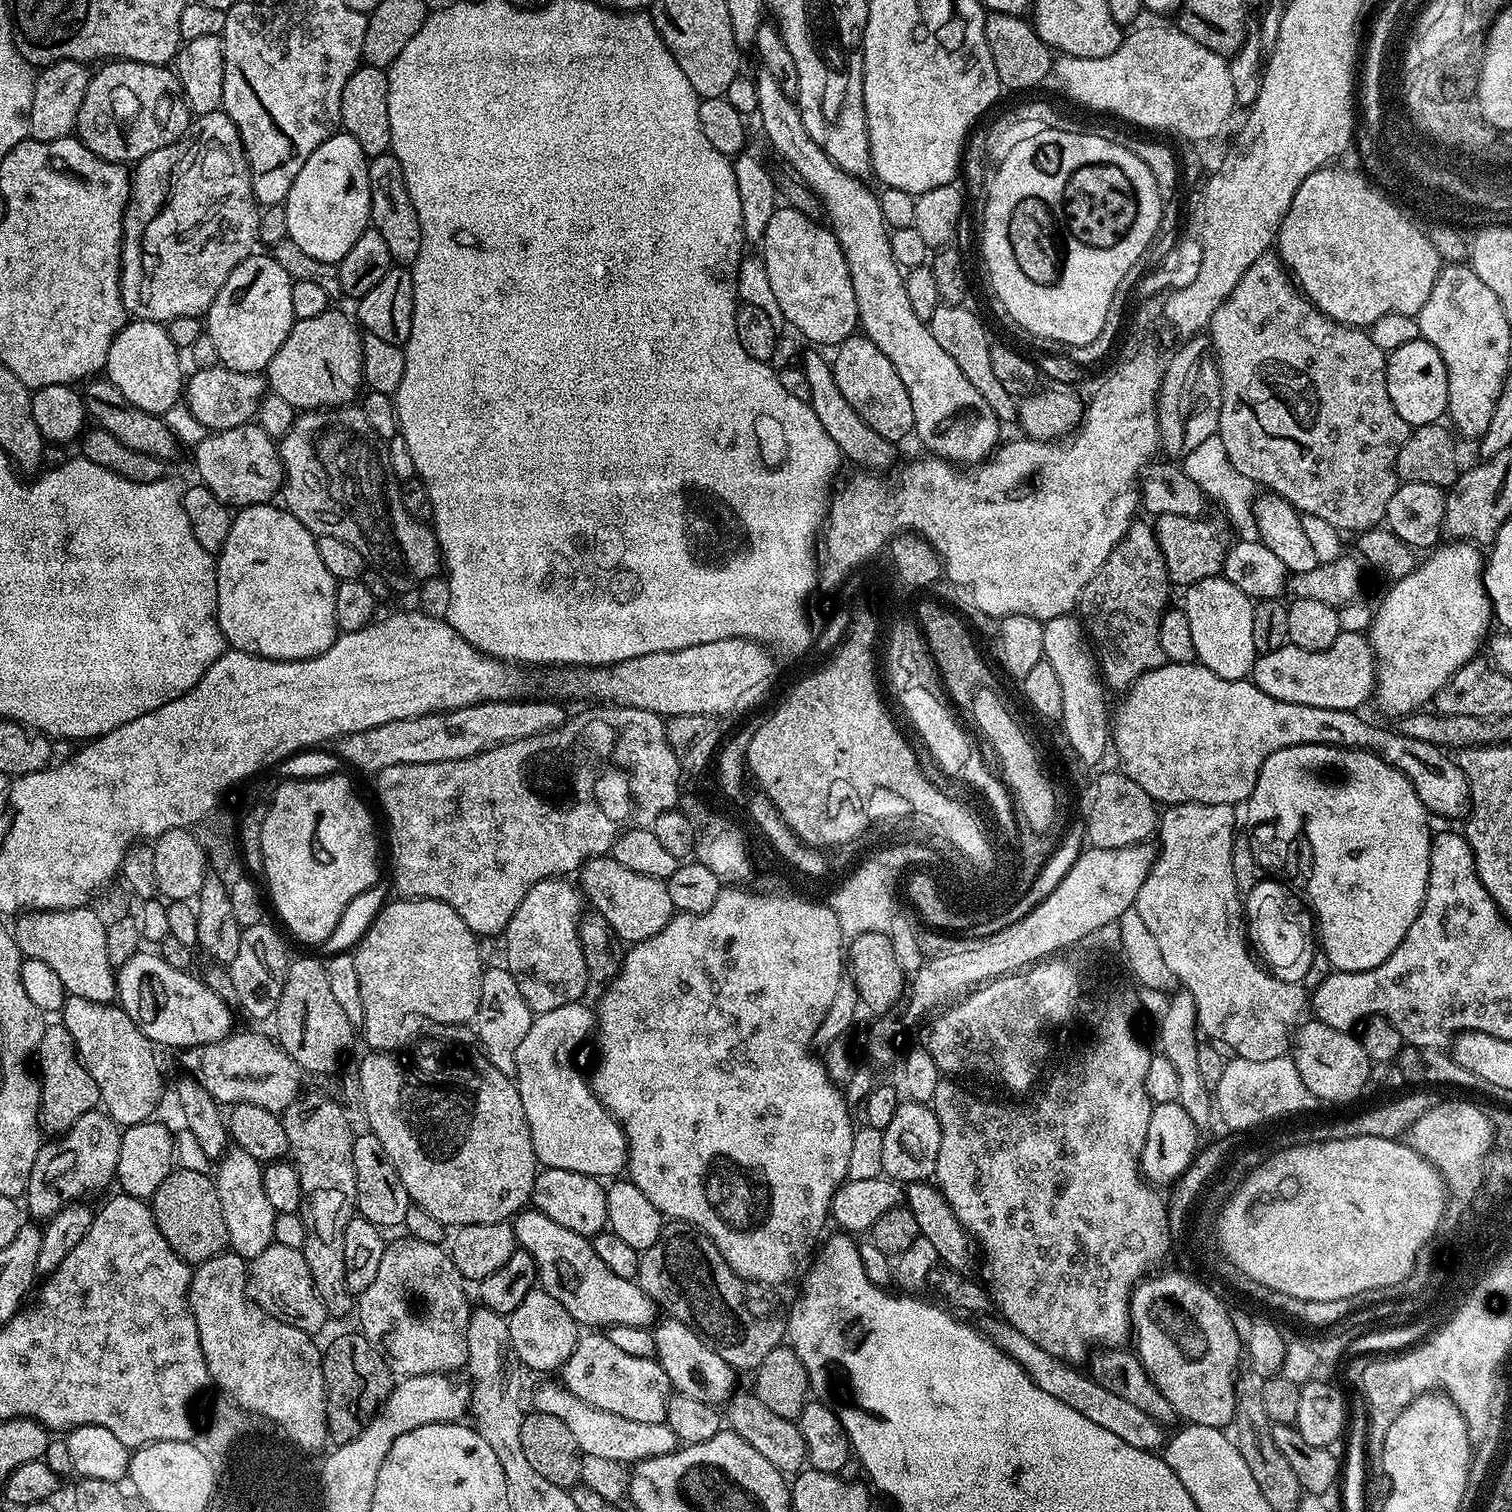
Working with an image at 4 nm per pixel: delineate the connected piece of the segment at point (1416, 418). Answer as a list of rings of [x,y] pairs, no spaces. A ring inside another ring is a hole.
[[[1423,338],[1414,342],[1406,342],[1406,346],[1398,346],[1398,350],[1387,353],[1386,390],[1390,394],[1390,402],[1394,402],[1394,410],[1402,414],[1402,418],[1412,428],[1421,428],[1427,424],[1435,424],[1445,419],[1448,410],[1448,379],[1446,366],[1442,362],[1442,354],[1430,346]]]

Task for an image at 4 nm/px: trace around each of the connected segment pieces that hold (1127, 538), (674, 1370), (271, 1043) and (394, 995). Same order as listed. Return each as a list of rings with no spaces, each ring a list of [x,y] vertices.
[[[1133,522],[1126,530],[1126,534],[1114,546],[1110,558],[1102,562],[1098,574],[1086,582],[1086,586],[1080,595],[1078,605],[1078,616],[1089,637],[1094,641],[1094,651],[1098,657],[1100,674],[1104,677],[1104,683],[1109,689],[1112,688],[1117,694],[1127,692],[1128,687],[1142,674],[1150,670],[1160,668],[1166,663],[1166,657],[1162,650],[1162,642],[1158,640],[1158,626],[1160,616],[1169,607],[1168,588],[1168,567],[1164,561],[1162,550],[1158,546],[1155,527],[1151,523],[1140,524]]]
[[[671,1318],[662,1320],[654,1328],[655,1359],[659,1360],[662,1370],[666,1370],[666,1378],[672,1383],[673,1389],[690,1398],[698,1398],[698,1402],[713,1406],[720,1406],[731,1400],[738,1388],[737,1369],[718,1358],[718,1354],[714,1354],[714,1350],[710,1350],[707,1344],[682,1322]]]
[[[236,1030],[213,1044],[187,1049],[183,1053],[184,1064],[192,1071],[189,1073],[194,1074],[194,1079],[221,1106],[241,1103],[283,1110],[301,1095],[300,1079],[305,1079],[306,1073],[271,1035],[268,1036],[260,1032]]]
[[[389,899],[384,904],[351,953],[354,967],[358,969],[358,990],[362,990],[364,1040],[369,1044],[369,1049],[378,1052],[400,1050],[408,1039],[411,1041],[421,1031],[420,1024],[426,1023],[427,1020],[432,1026],[471,1025],[478,1014],[482,974],[486,967],[485,961],[480,961],[481,941],[476,933],[470,930],[470,926],[466,926],[466,922],[458,918],[458,913],[446,906],[446,902],[395,899]]]

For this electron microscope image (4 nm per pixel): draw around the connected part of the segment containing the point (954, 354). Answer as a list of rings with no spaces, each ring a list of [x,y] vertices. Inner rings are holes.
[[[940,303],[932,317],[926,322],[928,328],[934,334],[938,346],[942,346],[942,350],[946,350],[946,354],[950,354],[950,358],[954,358],[958,370],[962,370],[962,374],[966,374],[970,386],[974,386],[974,390],[978,390],[978,394],[982,394],[986,406],[990,406],[990,410],[994,410],[996,417],[1001,422],[1015,421],[1018,416],[1018,400],[1017,397],[1010,394],[1010,390],[1002,387],[1002,381],[994,374],[993,363],[990,362],[993,341],[988,340],[988,332],[984,329],[983,322],[966,307],[963,303]]]

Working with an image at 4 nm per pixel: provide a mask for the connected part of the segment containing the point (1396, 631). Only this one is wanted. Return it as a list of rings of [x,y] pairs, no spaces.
[[[1471,542],[1441,543],[1425,555],[1428,556],[1425,560],[1423,557],[1422,562],[1417,563],[1414,571],[1403,576],[1401,580],[1395,581],[1395,583],[1391,585],[1393,588],[1385,594],[1384,601],[1380,604],[1380,609],[1378,607],[1375,609],[1371,627],[1368,628],[1366,632],[1368,642],[1372,645],[1372,655],[1376,657],[1376,690],[1374,693],[1374,700],[1375,703],[1380,703],[1381,706],[1393,716],[1393,718],[1407,716],[1410,712],[1423,709],[1425,705],[1427,705],[1424,703],[1426,703],[1427,700],[1429,703],[1429,701],[1435,697],[1436,691],[1442,687],[1443,684],[1445,684],[1446,681],[1448,681],[1451,676],[1463,666],[1463,664],[1468,664],[1473,660],[1477,653],[1479,653],[1476,652],[1479,648],[1481,651],[1482,641],[1489,635],[1488,627],[1493,627],[1494,617],[1492,615],[1492,603],[1490,602],[1490,598],[1484,592],[1484,566],[1486,560],[1482,555],[1482,552],[1480,556],[1480,552],[1481,549]]]

